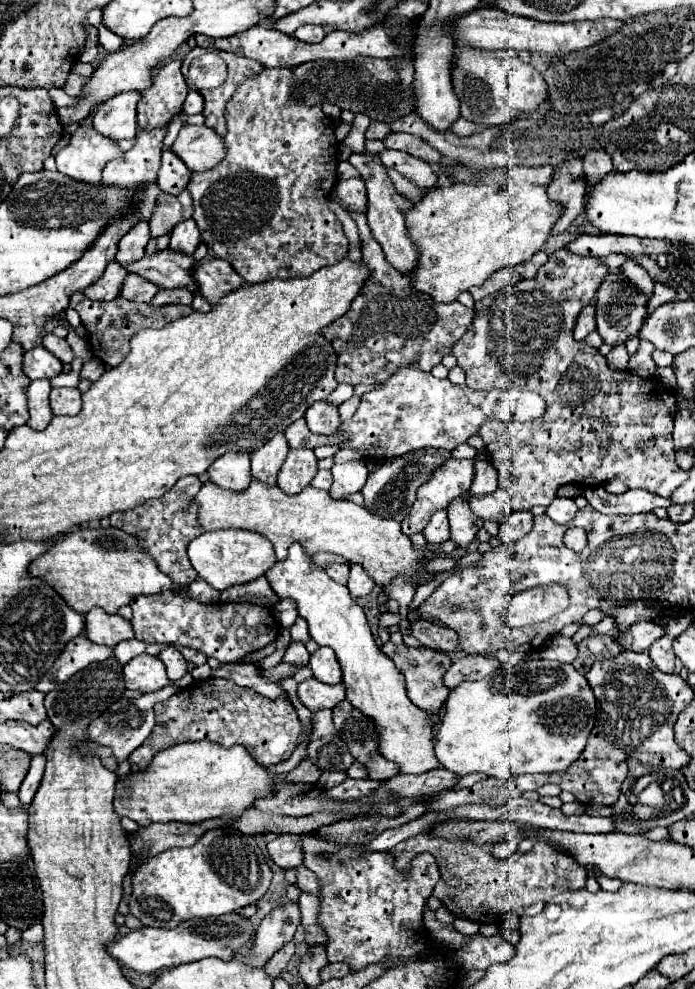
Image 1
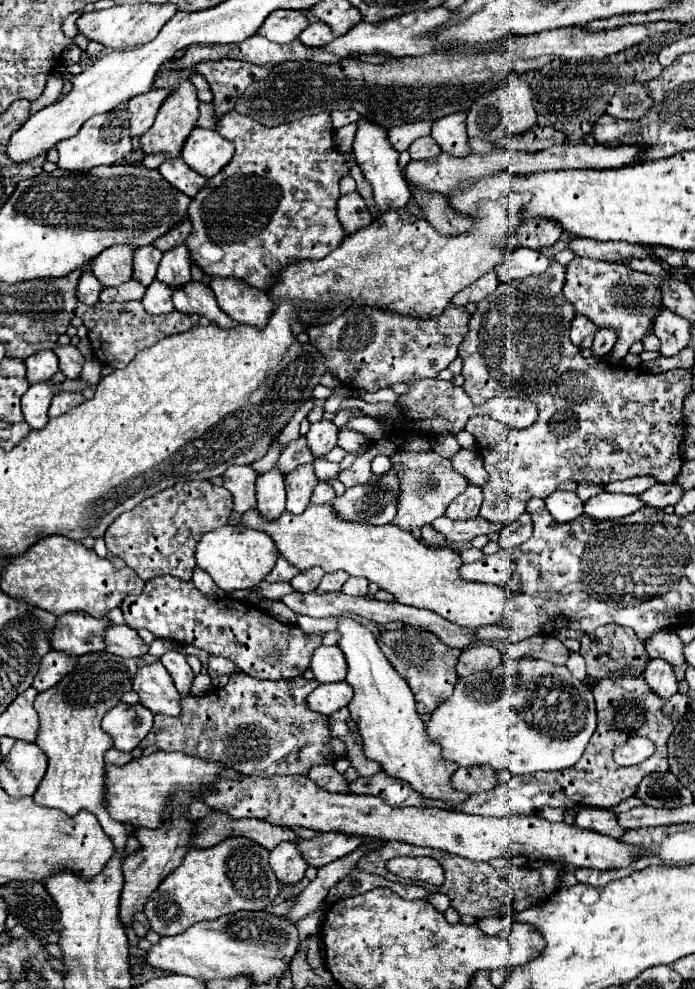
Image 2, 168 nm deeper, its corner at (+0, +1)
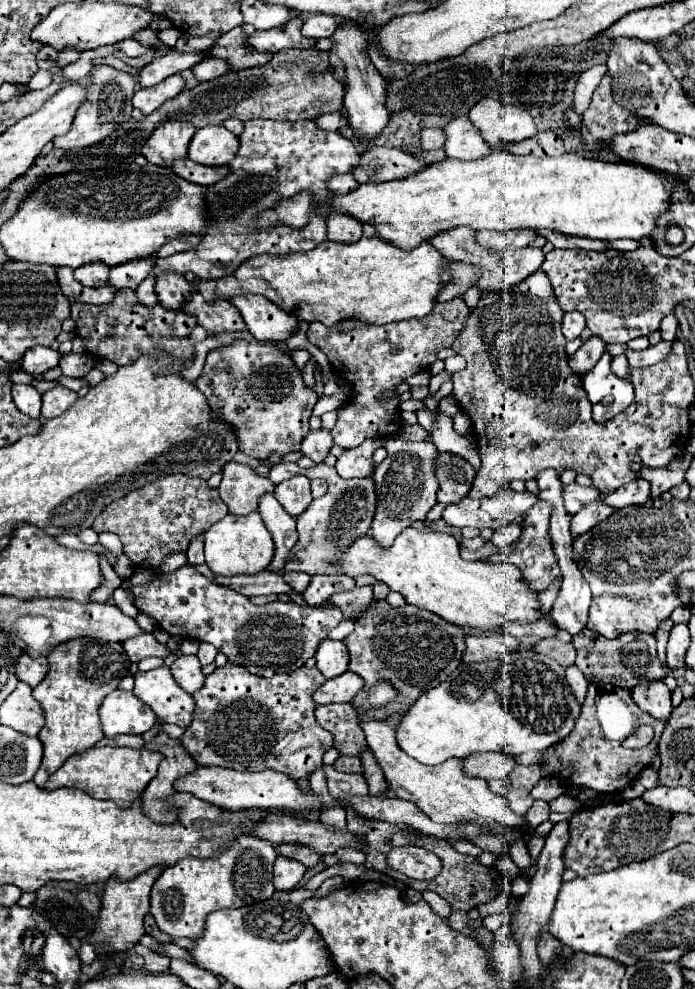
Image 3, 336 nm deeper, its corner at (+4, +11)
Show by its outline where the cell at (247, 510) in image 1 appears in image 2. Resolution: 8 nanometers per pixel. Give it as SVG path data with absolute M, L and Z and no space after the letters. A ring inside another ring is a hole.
M310 503L302 515L284 511L278 519L264 519L254 507L240 517L240 525L268 533L280 555L306 571L320 565L326 573L346 571L348 575L366 577L378 583L380 589L390 591L398 603L412 605L420 609L430 609L450 623L462 627L480 627L502 621L502 611L506 611L508 593L502 587L486 583L466 583L458 575L462 559L456 551L446 547L428 547L414 539L412 533L398 529L396 525L364 525L342 519L332 503L316 505Z

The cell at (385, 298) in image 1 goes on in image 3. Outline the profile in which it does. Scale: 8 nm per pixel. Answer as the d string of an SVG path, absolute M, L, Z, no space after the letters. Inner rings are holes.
M456 297L456 299L446 301L446 303L436 301L434 309L422 319L406 319L406 321L398 321L398 323L390 323L390 325L382 325L382 327L356 323L354 319L346 319L342 323L336 323L334 327L326 327L322 323L310 323L308 341L312 345L316 345L328 357L334 373L338 371L338 375L342 379L346 379L352 387L352 393L350 393L352 403L346 403L342 409L338 409L338 423L330 431L334 443L344 447L344 449L352 449L352 447L358 447L366 437L382 439L382 437L398 435L402 423L400 423L400 415L398 415L400 395L396 393L396 385L404 383L414 373L428 369L436 361L436 353L440 349L452 347L456 337L462 333L468 315L470 315L470 309L466 307L464 299ZM386 391L392 391L392 397L384 397Z

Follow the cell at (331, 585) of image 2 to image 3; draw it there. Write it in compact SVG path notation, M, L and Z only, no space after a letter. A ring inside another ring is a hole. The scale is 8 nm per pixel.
M338 575L338 577L312 577L308 589L302 593L306 605L310 607L318 607L322 603L326 603L334 593L340 591L348 591L354 589L354 579L348 575Z

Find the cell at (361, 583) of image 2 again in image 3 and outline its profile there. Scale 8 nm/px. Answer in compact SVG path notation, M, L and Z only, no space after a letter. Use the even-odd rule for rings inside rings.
M354 587L346 593L336 593L330 597L330 603L338 607L344 619L358 619L358 613L364 611L372 603L372 587Z

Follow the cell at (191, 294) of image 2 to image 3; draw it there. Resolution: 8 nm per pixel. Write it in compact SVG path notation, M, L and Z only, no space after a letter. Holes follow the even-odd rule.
M192 293L184 311L198 319L198 325L206 329L208 335L216 335L222 331L246 331L246 323L240 311L230 301L214 301L206 303L200 293Z

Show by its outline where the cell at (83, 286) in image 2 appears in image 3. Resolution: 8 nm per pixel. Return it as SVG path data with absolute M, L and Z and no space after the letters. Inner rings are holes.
M56 267L56 277L58 277L62 293L66 293L66 297L70 301L74 301L78 297L78 293L82 293L82 285L78 285L78 281L74 281L74 269Z

